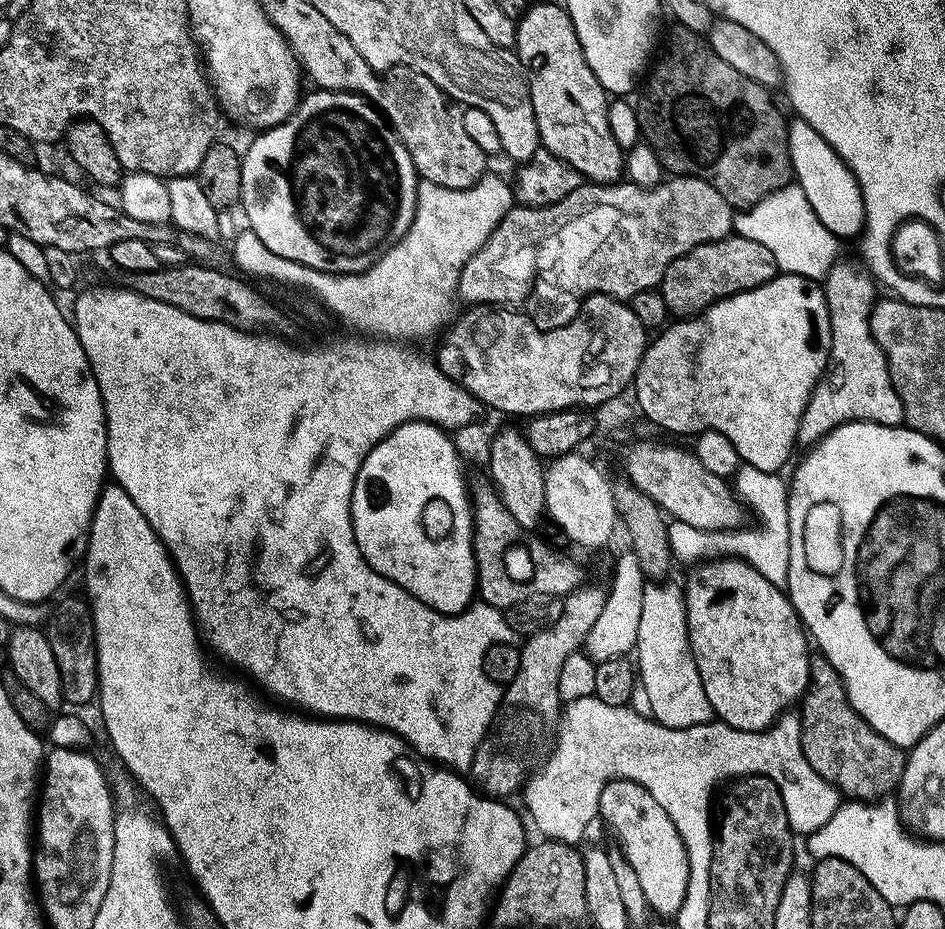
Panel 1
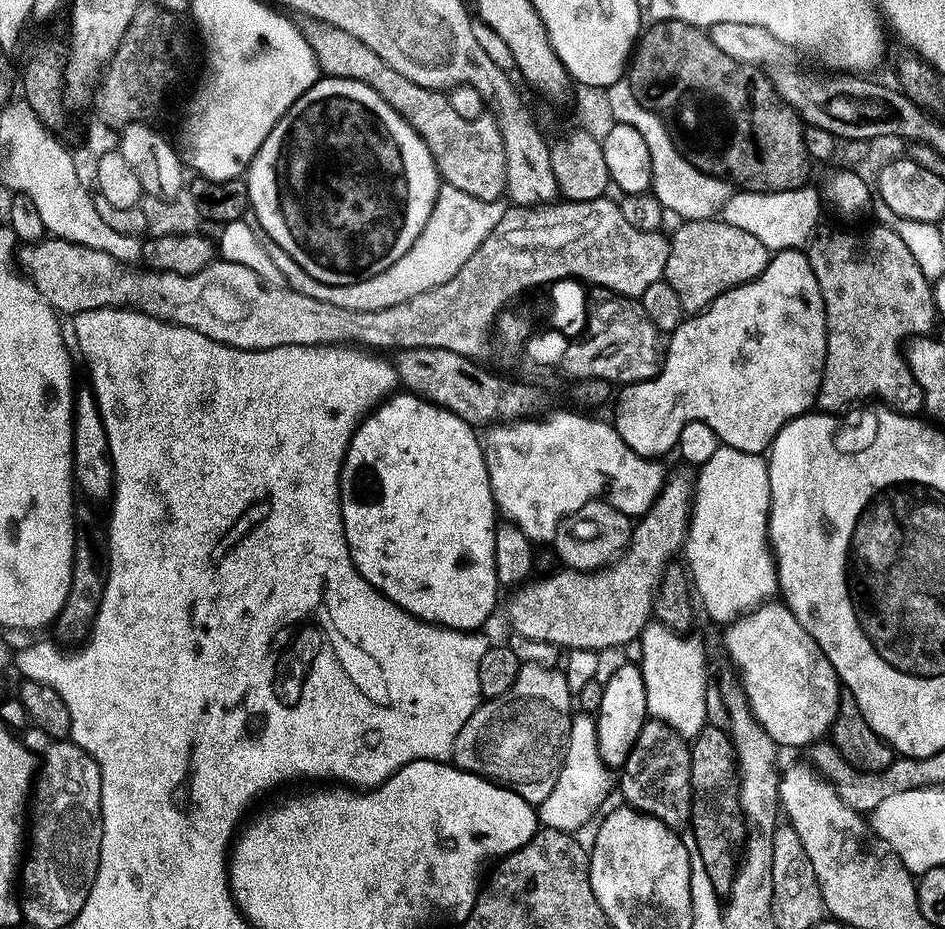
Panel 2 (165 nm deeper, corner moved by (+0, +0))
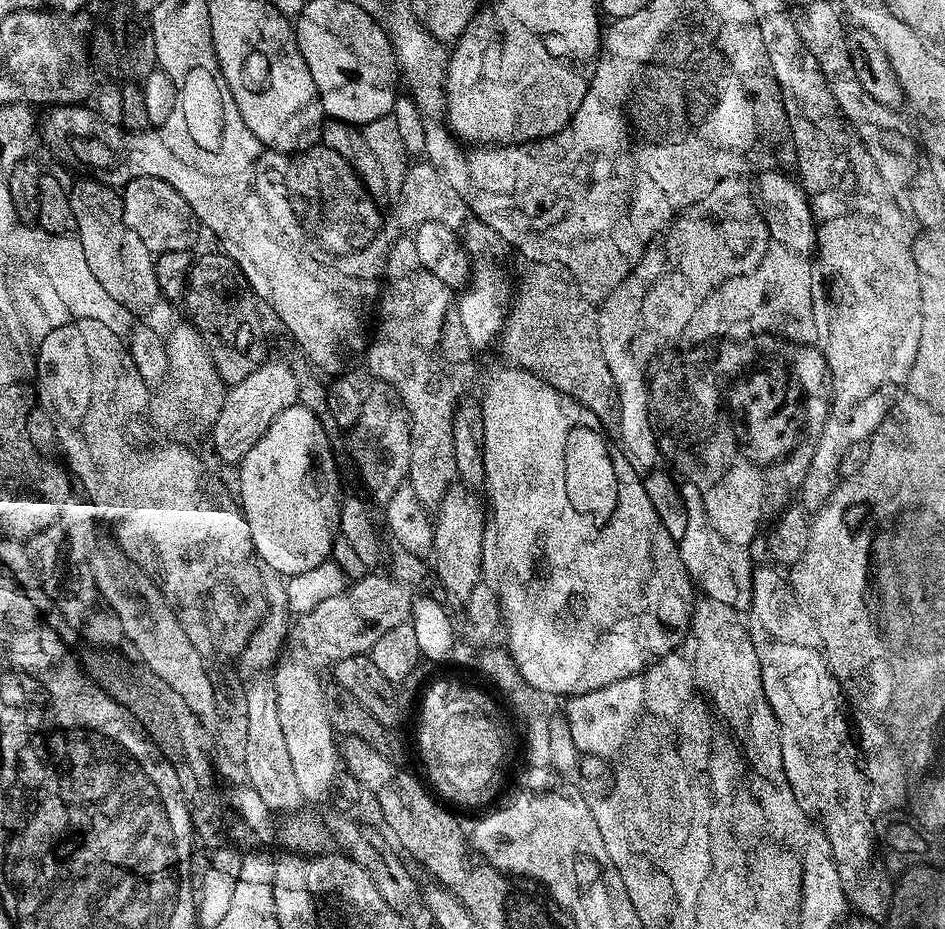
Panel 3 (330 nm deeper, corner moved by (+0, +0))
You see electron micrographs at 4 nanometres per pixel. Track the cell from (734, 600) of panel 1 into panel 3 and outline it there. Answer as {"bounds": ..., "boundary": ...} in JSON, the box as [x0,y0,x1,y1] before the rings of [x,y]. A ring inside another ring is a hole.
{"bounds":[760,642,850,758],"boundary":[[[772,642],[769,645],[760,657],[762,694],[803,752],[812,758],[835,755],[850,736],[850,720],[846,714],[844,717],[844,689],[828,669],[823,655],[808,644]]]}

